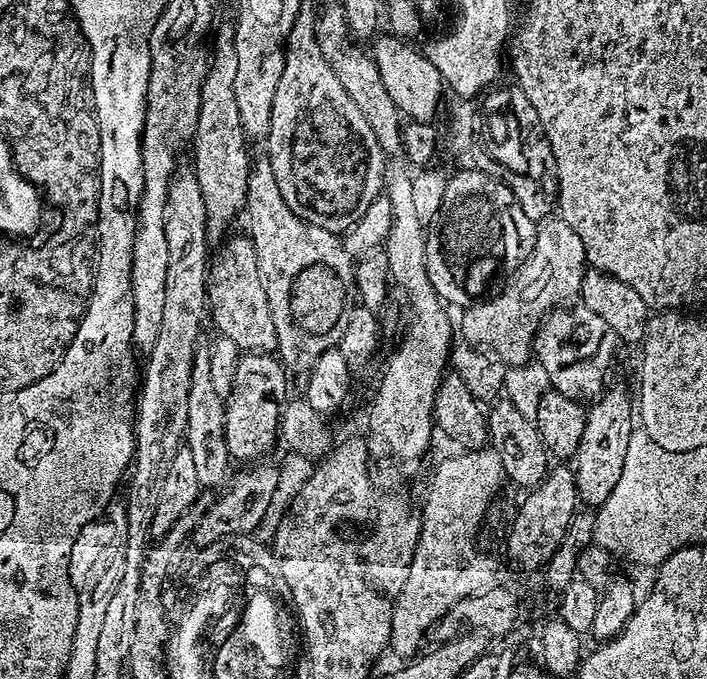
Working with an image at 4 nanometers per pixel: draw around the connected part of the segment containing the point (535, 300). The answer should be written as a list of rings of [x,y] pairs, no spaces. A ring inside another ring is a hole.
[[[552,218],[541,223],[532,255],[515,269],[512,285],[493,300],[484,298],[465,307],[464,321],[458,324],[459,335],[461,332],[464,335],[461,337],[473,346],[483,346],[505,366],[529,363],[541,321],[557,306],[567,305],[571,296],[579,297],[585,271],[582,238],[578,238],[578,234],[574,234],[562,219]]]

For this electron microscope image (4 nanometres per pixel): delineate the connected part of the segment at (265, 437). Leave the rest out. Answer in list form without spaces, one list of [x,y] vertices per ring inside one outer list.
[[[253,352],[240,357],[240,365],[234,375],[234,391],[225,410],[226,440],[231,457],[241,456],[248,462],[256,462],[275,446],[280,436],[280,418],[289,403],[289,373],[275,355]]]

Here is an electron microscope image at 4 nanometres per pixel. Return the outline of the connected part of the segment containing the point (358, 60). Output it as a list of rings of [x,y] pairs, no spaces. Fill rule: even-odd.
[[[339,2],[328,4],[324,9],[319,9],[318,23],[316,25],[316,41],[322,46],[322,54],[326,62],[330,62],[330,70],[342,82],[346,94],[350,94],[358,110],[362,110],[370,130],[374,130],[374,138],[378,138],[378,146],[382,146],[385,157],[392,158],[404,152],[404,129],[402,127],[402,113],[394,98],[386,91],[382,82],[382,74],[378,74],[375,55],[371,51],[363,52],[361,46],[354,39],[348,28],[346,14]]]

